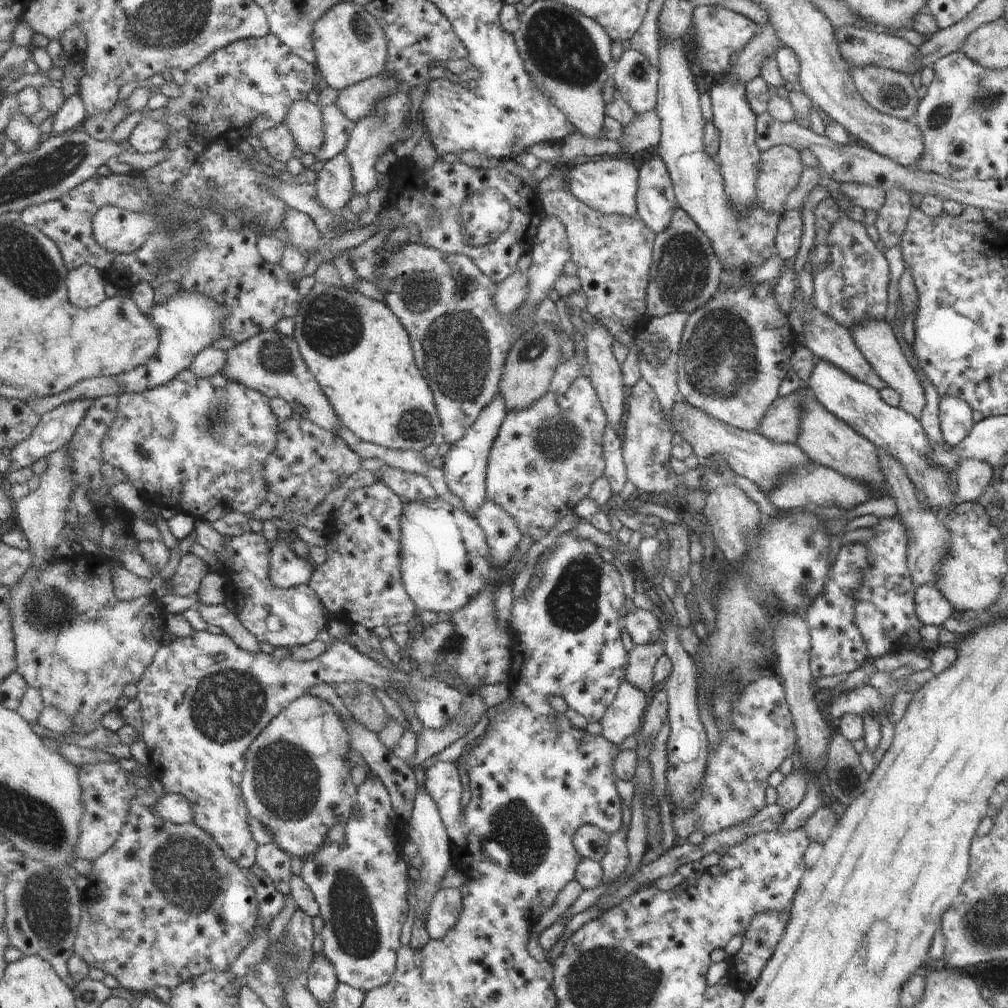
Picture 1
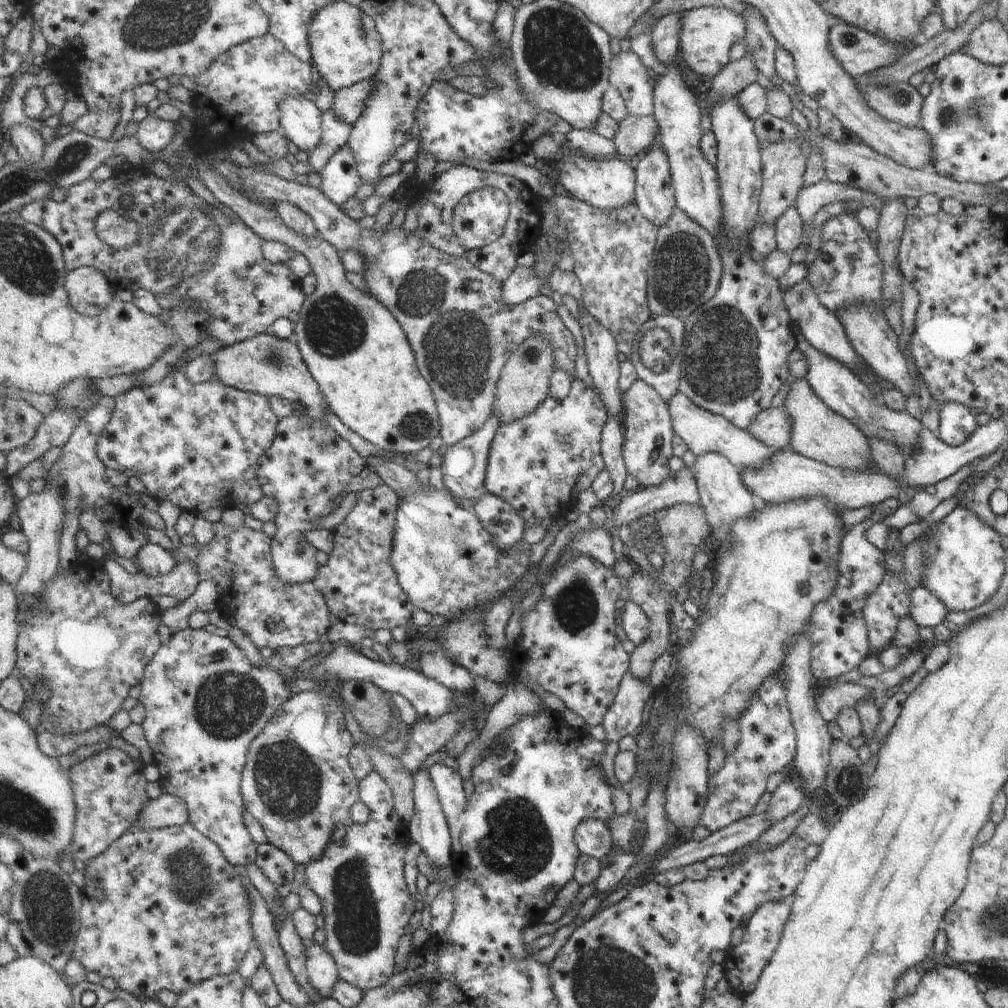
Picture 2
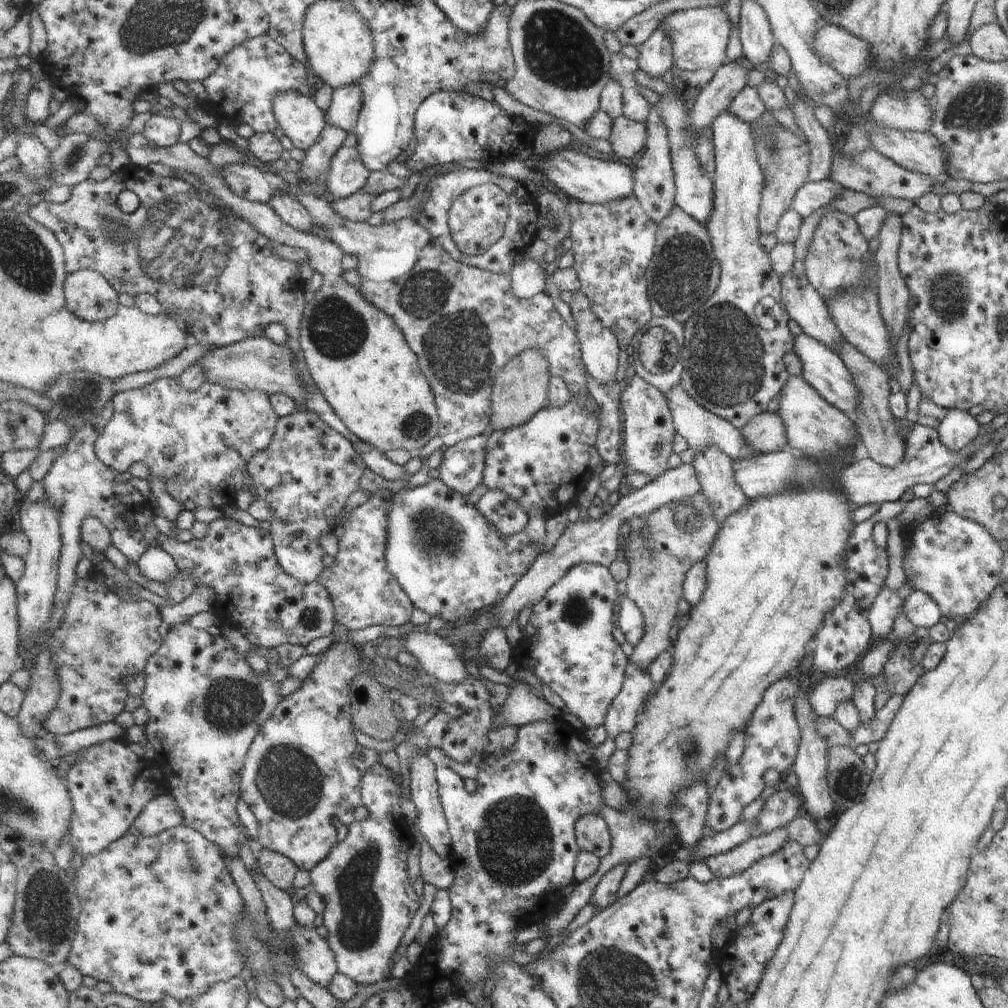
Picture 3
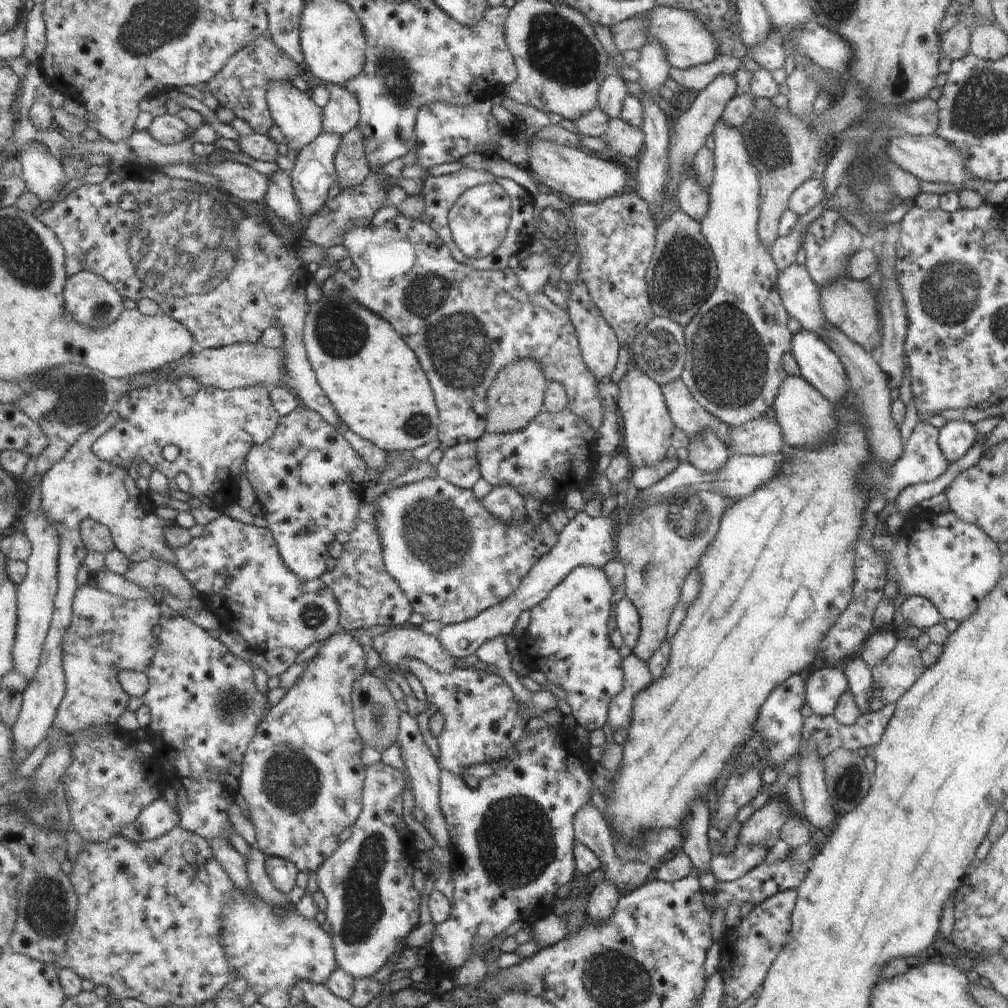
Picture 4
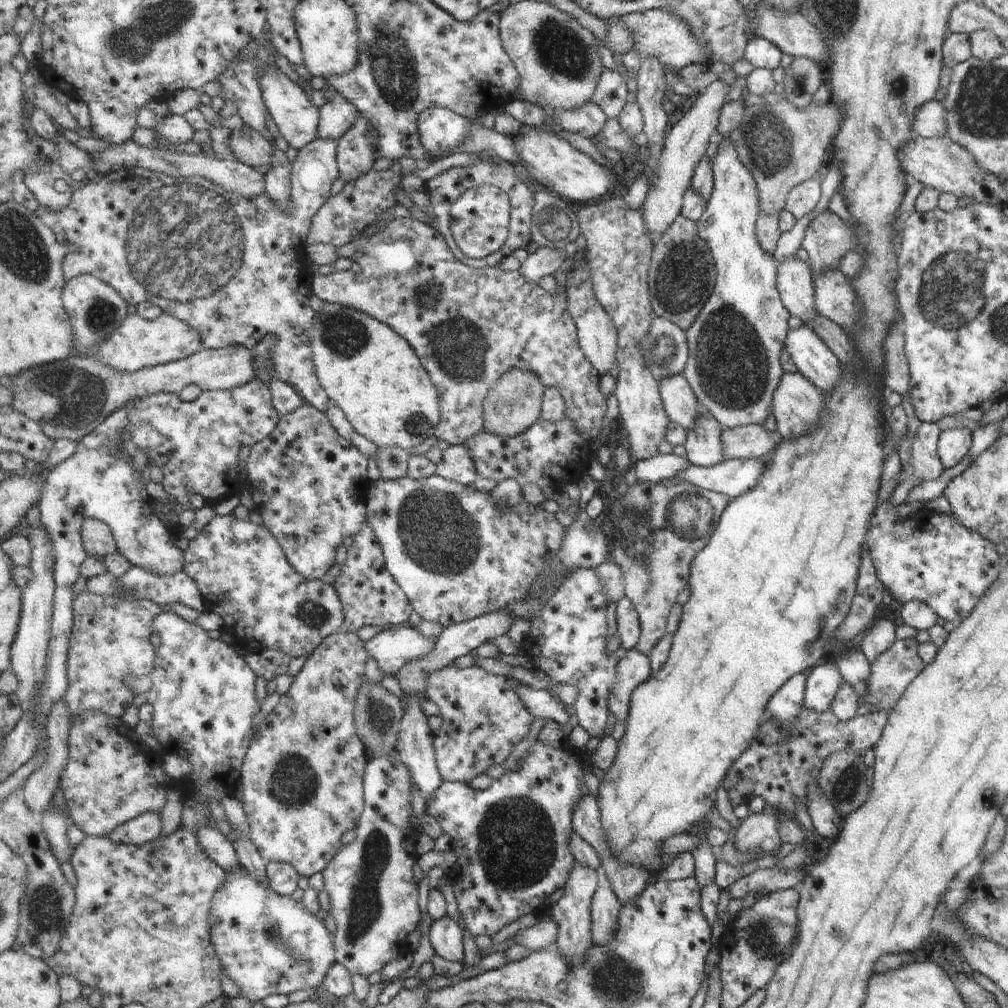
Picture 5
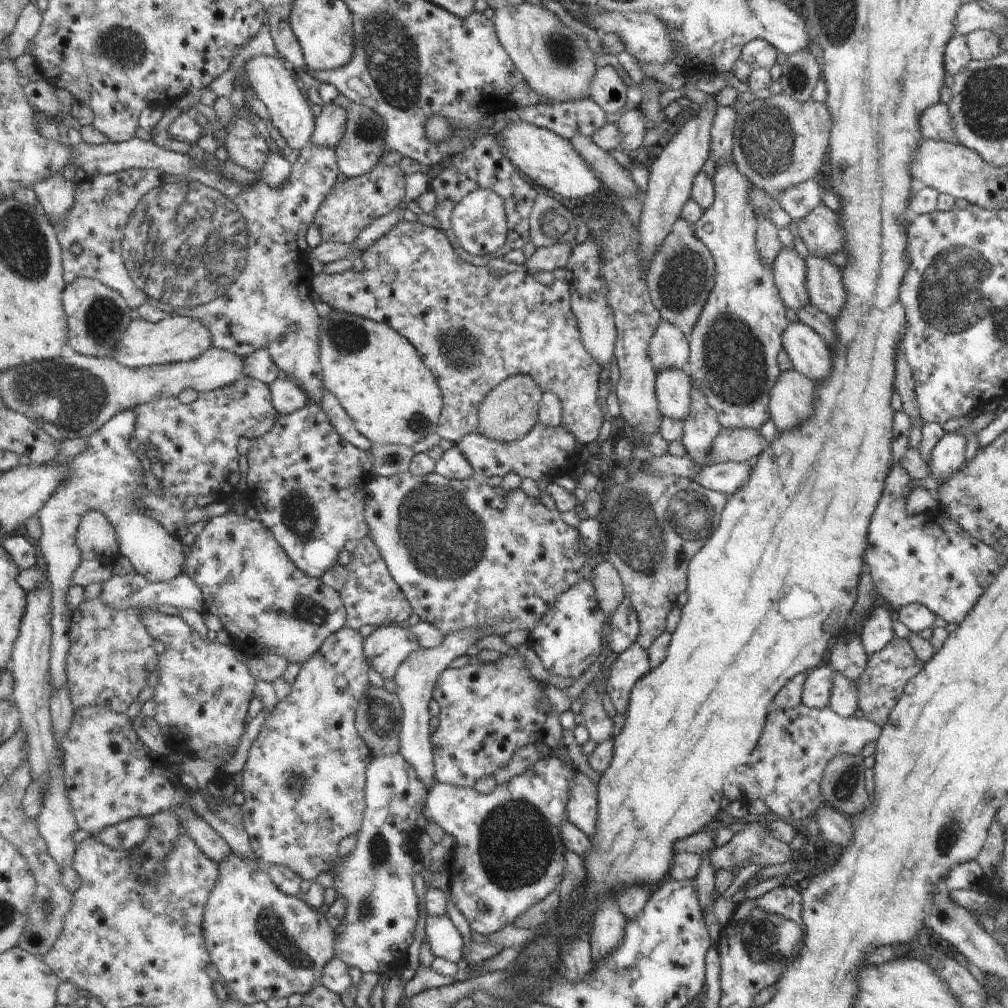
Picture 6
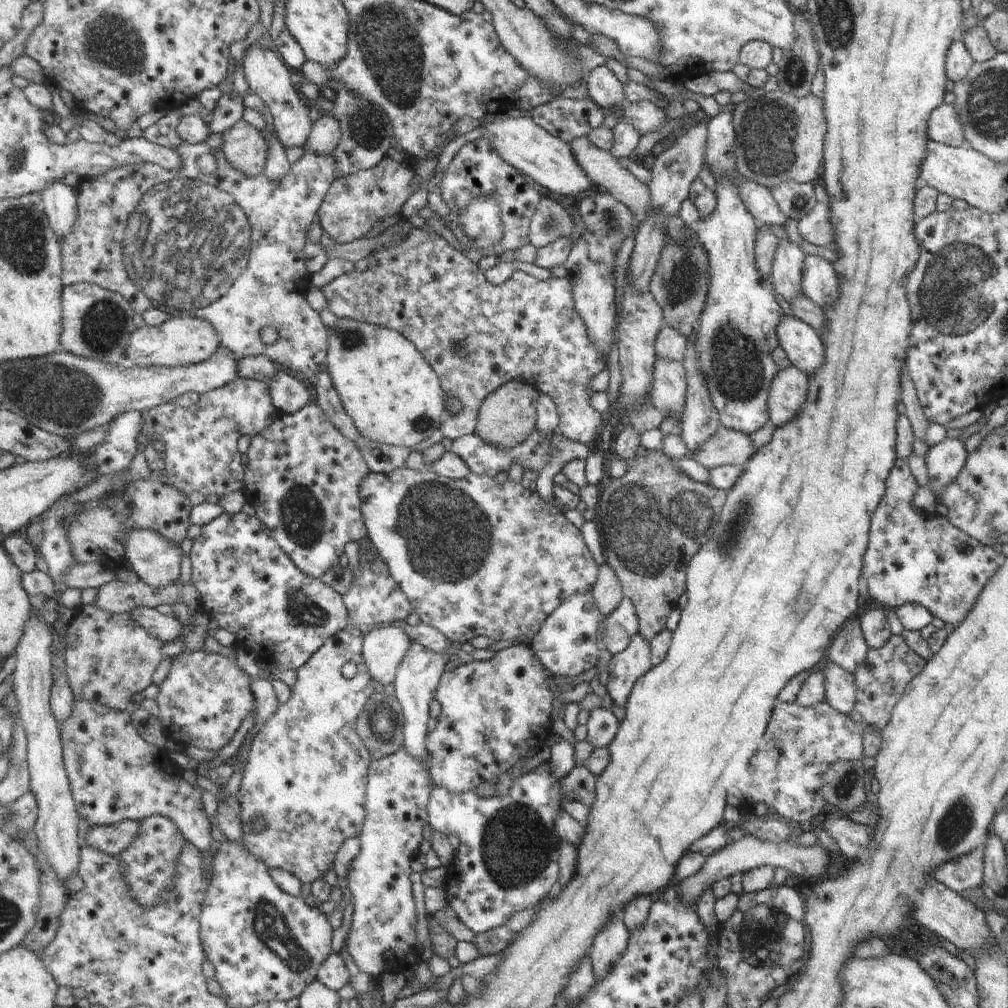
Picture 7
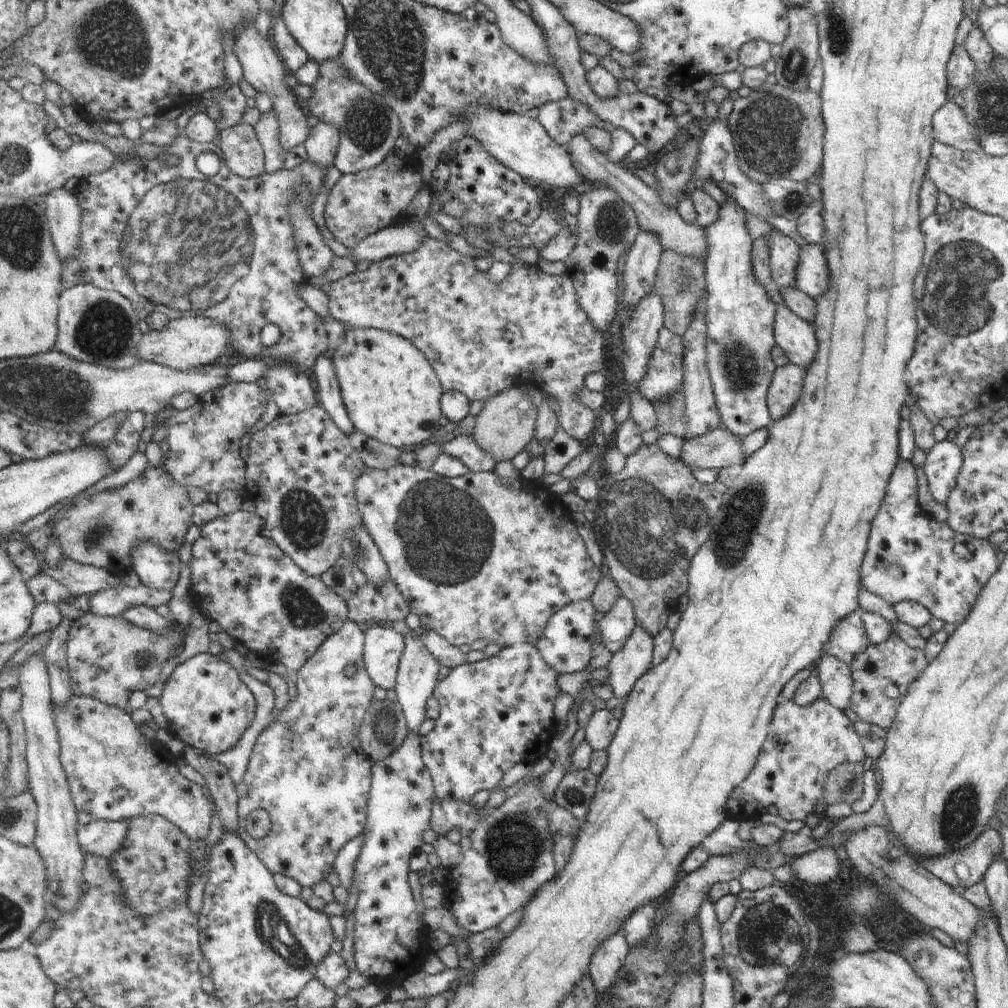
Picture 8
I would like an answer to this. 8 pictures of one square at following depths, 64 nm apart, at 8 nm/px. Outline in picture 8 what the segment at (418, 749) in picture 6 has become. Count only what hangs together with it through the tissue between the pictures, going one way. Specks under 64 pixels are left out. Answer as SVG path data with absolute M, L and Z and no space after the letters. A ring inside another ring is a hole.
M403 634L403 640L405 640L405 650L401 656L399 674L396 680L397 700L405 712L409 731L413 732L415 736L422 736L421 726L427 718L427 700L434 696L442 666L439 664L439 660L431 654L429 648L423 644L423 640L419 636Z

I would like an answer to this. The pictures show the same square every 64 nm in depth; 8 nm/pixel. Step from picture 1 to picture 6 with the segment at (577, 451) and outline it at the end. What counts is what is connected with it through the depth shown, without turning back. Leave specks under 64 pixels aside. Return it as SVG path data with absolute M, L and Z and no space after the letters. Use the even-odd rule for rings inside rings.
M537 423L525 438L521 438L517 442L510 442L509 444L497 442L497 440L475 432L467 434L457 444L457 448L465 454L465 458L471 462L471 466L474 466L478 477L505 477L507 474L515 472L523 480L531 478L531 480L541 482L543 478L557 480L559 476L571 476L579 464L586 464L583 460L583 454L577 452L577 444L580 444L579 440L565 426L553 428L553 426Z

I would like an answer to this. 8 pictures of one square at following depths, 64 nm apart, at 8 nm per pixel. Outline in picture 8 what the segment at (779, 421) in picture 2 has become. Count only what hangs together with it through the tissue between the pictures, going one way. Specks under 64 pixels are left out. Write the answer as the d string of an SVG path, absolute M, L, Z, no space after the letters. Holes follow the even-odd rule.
M725 428L709 430L703 436L685 439L679 458L687 468L724 469L733 464L743 464L740 437Z

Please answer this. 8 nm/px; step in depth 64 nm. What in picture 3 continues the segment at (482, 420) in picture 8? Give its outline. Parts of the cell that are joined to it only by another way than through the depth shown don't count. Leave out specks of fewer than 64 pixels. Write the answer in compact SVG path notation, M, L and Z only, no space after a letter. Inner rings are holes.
M529 348L523 354L513 358L501 372L498 373L492 390L491 428L494 431L519 428L535 418L541 410L549 405L548 393L550 392L551 364L549 360L537 350Z

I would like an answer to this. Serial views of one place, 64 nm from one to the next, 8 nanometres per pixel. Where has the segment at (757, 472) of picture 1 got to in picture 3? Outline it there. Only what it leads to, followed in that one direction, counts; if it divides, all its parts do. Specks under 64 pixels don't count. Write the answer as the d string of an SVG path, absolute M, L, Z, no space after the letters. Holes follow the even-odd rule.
M681 384L675 386L671 392L666 394L669 406L674 418L676 432L681 434L693 450L703 450L705 446L715 446L717 450L721 450L725 456L728 456L732 461L741 460L741 458L749 458L753 454L757 454L745 440L743 436L737 432L734 426L731 426L727 420L723 420L704 408L701 408L692 396L689 396Z

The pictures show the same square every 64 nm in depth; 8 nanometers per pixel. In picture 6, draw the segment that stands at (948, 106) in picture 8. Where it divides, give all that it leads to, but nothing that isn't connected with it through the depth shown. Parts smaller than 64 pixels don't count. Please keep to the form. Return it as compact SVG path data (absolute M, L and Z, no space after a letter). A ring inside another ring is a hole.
M937 103L929 106L921 116L919 116L919 134L922 138L934 141L942 140L951 144L958 144L955 134L953 134L953 124L951 116L947 112L945 103Z

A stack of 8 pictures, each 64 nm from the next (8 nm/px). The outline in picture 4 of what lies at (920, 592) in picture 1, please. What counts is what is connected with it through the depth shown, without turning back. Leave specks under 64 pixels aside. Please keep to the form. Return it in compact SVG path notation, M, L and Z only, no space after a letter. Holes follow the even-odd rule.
M910 596L898 600L897 610L908 627L927 630L939 622L939 613L922 596Z

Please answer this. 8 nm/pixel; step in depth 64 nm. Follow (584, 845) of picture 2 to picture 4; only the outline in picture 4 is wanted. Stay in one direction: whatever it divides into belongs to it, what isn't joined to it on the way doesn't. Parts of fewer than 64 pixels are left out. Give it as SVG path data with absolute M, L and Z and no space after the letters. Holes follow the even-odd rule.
M592 802L585 804L585 806L577 812L575 816L574 828L577 841L585 846L589 846L589 848L597 854L599 860L602 862L602 867L606 868L604 873L605 878L609 878L609 880L613 880L613 882L617 884L621 896L633 894L635 890L639 890L639 888L645 884L647 876L651 874L651 868L649 868L648 864L643 864L641 862L623 862L623 860L617 856L611 826L607 824L604 814L601 814Z

